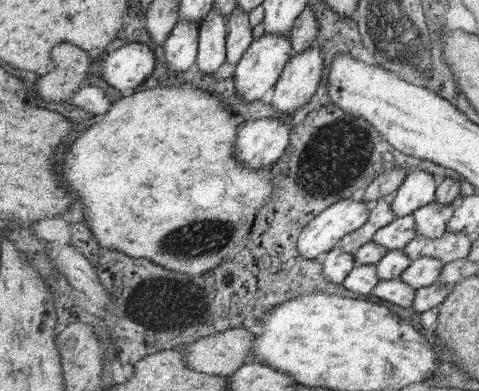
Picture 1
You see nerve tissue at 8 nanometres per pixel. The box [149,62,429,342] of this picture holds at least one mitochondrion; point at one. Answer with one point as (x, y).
(337, 155)

